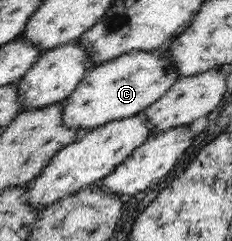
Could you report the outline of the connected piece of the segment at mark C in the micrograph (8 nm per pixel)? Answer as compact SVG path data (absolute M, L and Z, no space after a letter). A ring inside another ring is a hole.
M169 45L157 50L124 53L95 65L81 79L75 92L66 100L64 123L67 126L77 126L85 132L117 119L143 113L147 107L161 99L179 79L179 70L177 66L173 66L173 60L169 56Z

